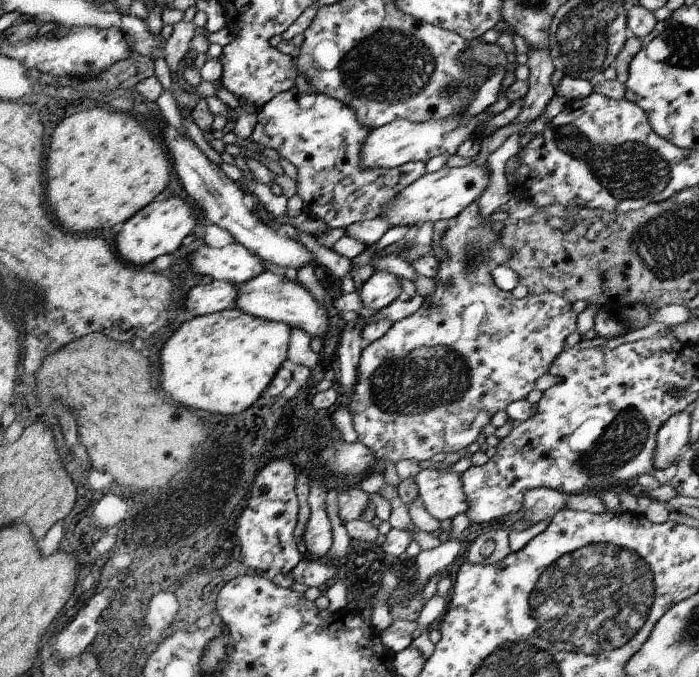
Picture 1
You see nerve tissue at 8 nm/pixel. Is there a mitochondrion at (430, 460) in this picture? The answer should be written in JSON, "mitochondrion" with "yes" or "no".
{"mitochondrion":"no"}

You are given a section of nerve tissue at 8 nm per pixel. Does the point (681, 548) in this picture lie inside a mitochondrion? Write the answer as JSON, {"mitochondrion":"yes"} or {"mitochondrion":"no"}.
{"mitochondrion":"no"}

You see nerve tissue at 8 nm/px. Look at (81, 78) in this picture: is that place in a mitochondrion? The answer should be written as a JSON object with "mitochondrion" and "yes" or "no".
{"mitochondrion":"no"}

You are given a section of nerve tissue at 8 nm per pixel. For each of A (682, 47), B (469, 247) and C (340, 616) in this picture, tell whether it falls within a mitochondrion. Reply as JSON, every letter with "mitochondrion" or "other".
{"A":"mitochondrion","B":"mitochondrion","C":"other"}

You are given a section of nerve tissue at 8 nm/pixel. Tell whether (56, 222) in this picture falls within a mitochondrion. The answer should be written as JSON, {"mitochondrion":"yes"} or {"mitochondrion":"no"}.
{"mitochondrion":"no"}

